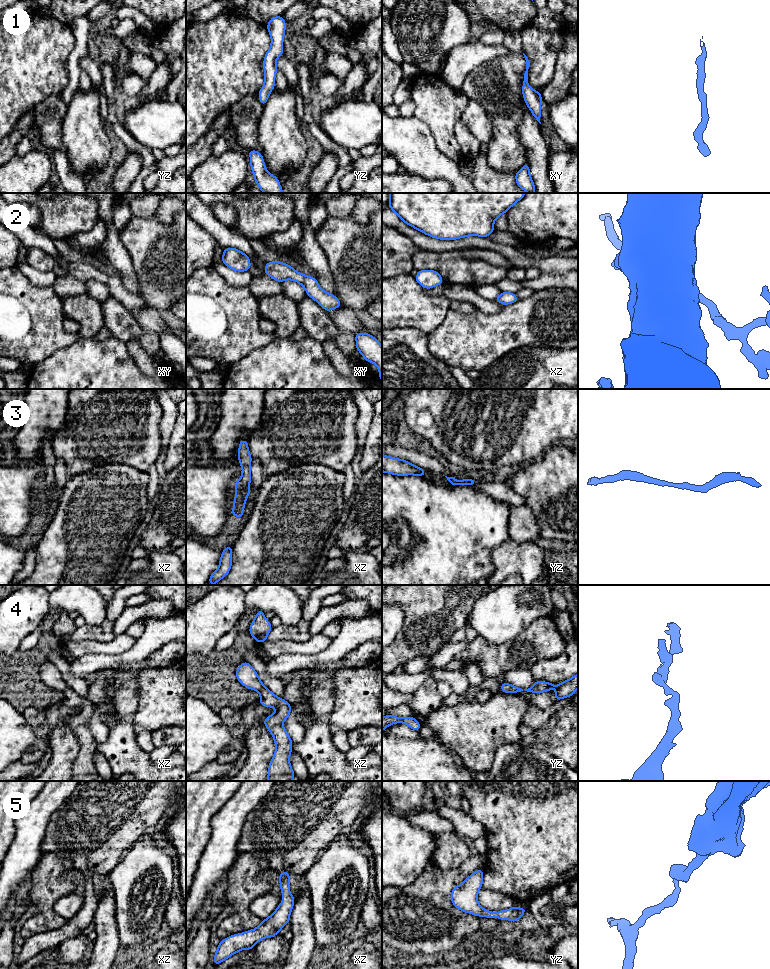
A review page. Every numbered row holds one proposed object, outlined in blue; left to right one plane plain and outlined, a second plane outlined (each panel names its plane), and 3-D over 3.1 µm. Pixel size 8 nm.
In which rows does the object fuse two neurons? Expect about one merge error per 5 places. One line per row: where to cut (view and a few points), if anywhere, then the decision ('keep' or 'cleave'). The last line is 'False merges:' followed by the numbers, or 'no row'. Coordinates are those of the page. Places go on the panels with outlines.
1: no cut; keep
2: no cut; keep
3: no cut; keep
4: no cut; keep
5: no cut; keep
False merges: no row

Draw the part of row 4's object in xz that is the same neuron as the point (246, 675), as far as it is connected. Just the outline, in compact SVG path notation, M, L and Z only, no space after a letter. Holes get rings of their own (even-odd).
M245 661L237 668L236 678L246 688L260 693L259 703L262 706L276 708L276 711L264 720L264 725L273 736L276 746L273 758L269 763L266 781L292 781L295 774L289 758L293 742L282 726L291 713L291 705L266 688L252 665Z

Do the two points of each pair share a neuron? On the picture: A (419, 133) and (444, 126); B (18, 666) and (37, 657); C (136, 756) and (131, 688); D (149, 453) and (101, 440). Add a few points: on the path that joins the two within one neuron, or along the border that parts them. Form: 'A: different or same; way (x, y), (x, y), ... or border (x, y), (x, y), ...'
A: different; border (413, 116), (427, 126), (440, 151)
B: same; way (23, 666), (32, 661)
C: same; way (126, 739), (126, 705)
D: same; way (137, 442), (135, 440), (113, 440)

